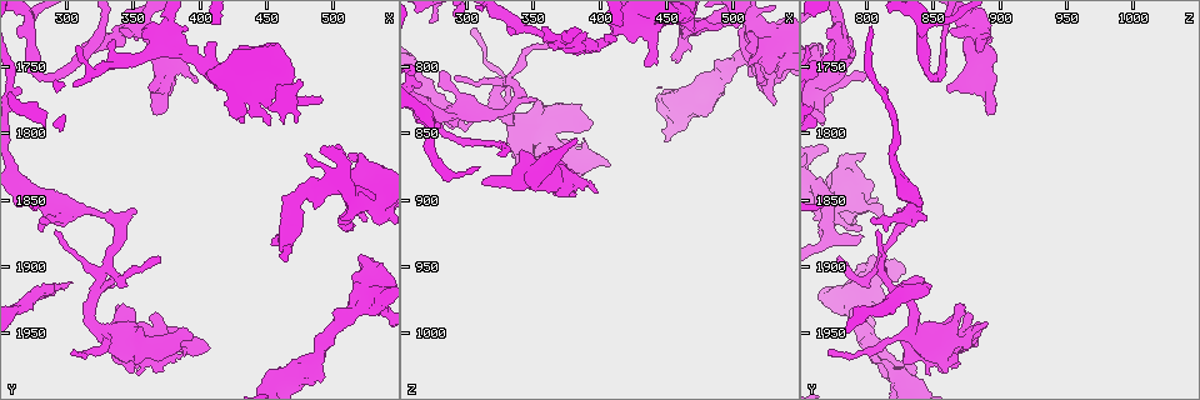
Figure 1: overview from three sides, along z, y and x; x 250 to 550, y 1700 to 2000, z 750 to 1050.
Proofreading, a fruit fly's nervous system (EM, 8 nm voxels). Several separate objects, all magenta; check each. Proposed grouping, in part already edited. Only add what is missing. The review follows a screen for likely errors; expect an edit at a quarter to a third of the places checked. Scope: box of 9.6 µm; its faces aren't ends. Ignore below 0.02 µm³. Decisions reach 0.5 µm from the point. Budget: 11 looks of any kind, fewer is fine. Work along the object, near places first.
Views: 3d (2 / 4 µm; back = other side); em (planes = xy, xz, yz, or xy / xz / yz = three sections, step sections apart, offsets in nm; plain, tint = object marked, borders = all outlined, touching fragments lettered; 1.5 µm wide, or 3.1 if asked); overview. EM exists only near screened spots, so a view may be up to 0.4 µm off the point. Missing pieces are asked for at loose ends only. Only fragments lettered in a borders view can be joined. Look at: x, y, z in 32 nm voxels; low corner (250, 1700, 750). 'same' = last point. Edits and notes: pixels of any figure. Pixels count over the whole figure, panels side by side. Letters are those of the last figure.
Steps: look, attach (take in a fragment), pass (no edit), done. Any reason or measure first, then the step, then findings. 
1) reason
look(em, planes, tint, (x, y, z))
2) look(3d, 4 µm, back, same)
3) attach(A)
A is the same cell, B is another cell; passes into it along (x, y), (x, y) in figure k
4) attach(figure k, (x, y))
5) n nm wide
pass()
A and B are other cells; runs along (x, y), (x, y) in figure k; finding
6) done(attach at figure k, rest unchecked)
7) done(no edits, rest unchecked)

free end
look(em, planes, borders, (366, 1934, 876))

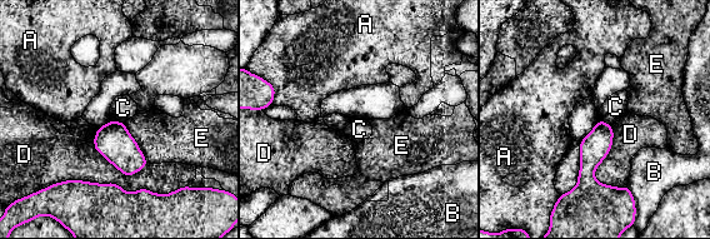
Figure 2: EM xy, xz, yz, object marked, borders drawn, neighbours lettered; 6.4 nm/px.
pass()
A, B, C, D and E are other cells; none of them fits

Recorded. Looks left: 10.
free end
look(3d, 4 µm, back, (336, 1908, 834))

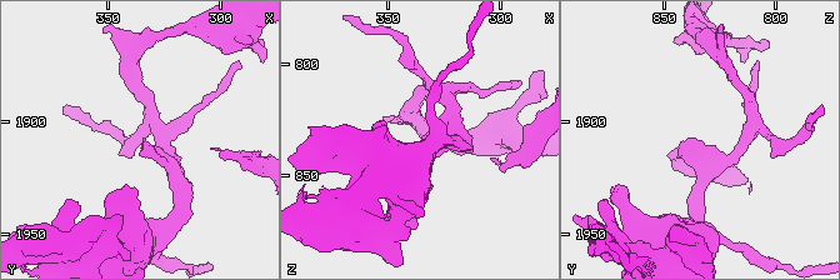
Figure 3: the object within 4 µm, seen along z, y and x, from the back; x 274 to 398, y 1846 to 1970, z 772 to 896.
shape alone is not enough
look(em, planes, borders, (335, 1908, 834))

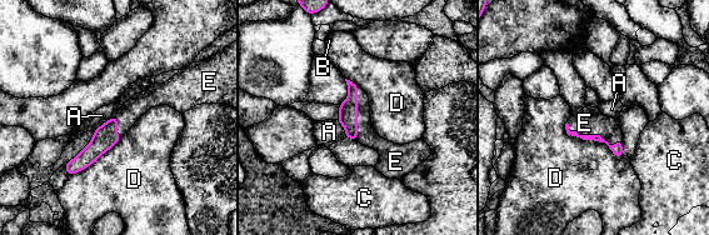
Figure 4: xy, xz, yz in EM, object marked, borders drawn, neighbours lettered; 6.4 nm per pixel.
D touches over 440 nm
attach(E)
E is the same cell, A, B, C and D are other cells; the neuron continues

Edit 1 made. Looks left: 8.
branch stops here
look(3d, 2 µm, (408, 1730, 776))

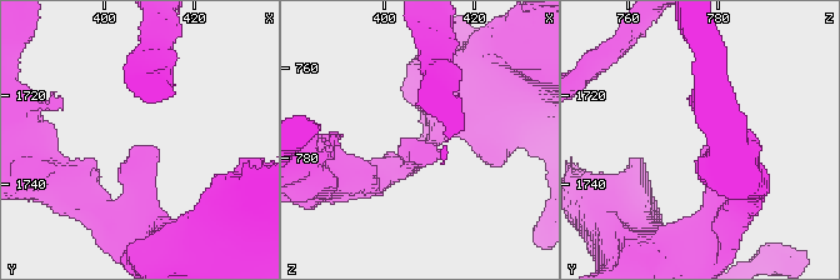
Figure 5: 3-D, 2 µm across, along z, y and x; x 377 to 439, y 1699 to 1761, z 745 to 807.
now the EM
look(em, yz, step 8, tint, (409, 1731, 778))

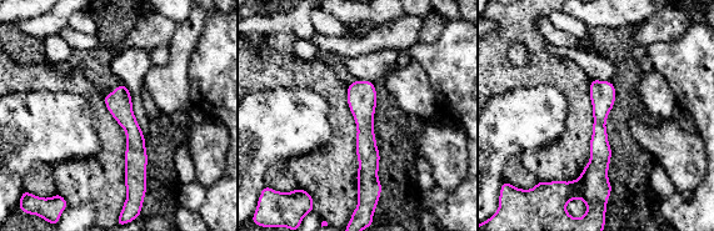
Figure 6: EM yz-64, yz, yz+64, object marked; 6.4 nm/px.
another direction
look(em, planes, borders, same)

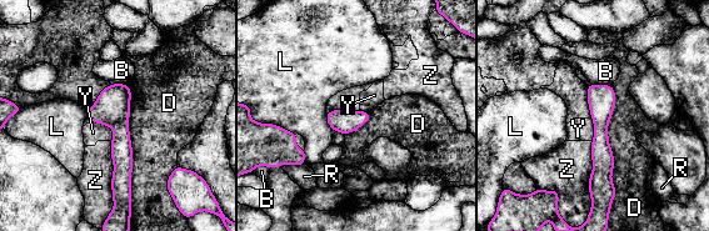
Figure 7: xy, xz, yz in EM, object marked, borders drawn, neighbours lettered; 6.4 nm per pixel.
pass()
B, D, L, R, Y and Z are other cells; runs along (593, 86), (600, 98), (603, 159) in figure 7; no lettered fragment goes on from it

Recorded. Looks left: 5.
branch stops here
look(3d, 2 µm, back, (458, 1876, 796))

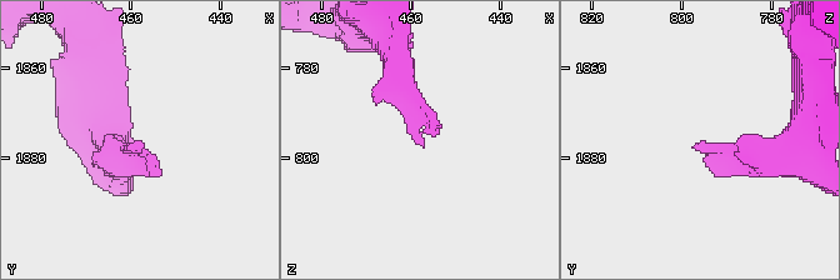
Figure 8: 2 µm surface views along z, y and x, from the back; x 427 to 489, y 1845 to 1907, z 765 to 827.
look(em, planes, borders, (457, 1878, 797))

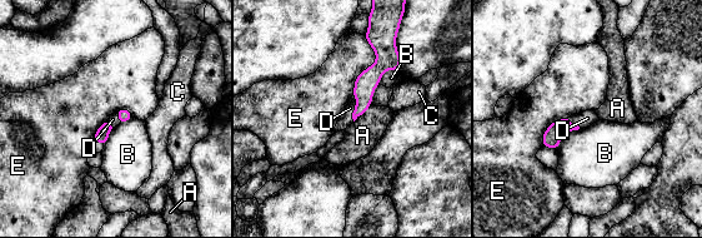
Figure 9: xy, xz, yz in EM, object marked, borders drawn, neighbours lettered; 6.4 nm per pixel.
attach(D)
D is the same cell, A, B, C and E are other cells; passes into it along (366, 82), (355, 108), (346, 119) in figure 9; it goes on there

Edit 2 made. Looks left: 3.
done(attach at figure 4, attach at figure 9, rest unchecked)

